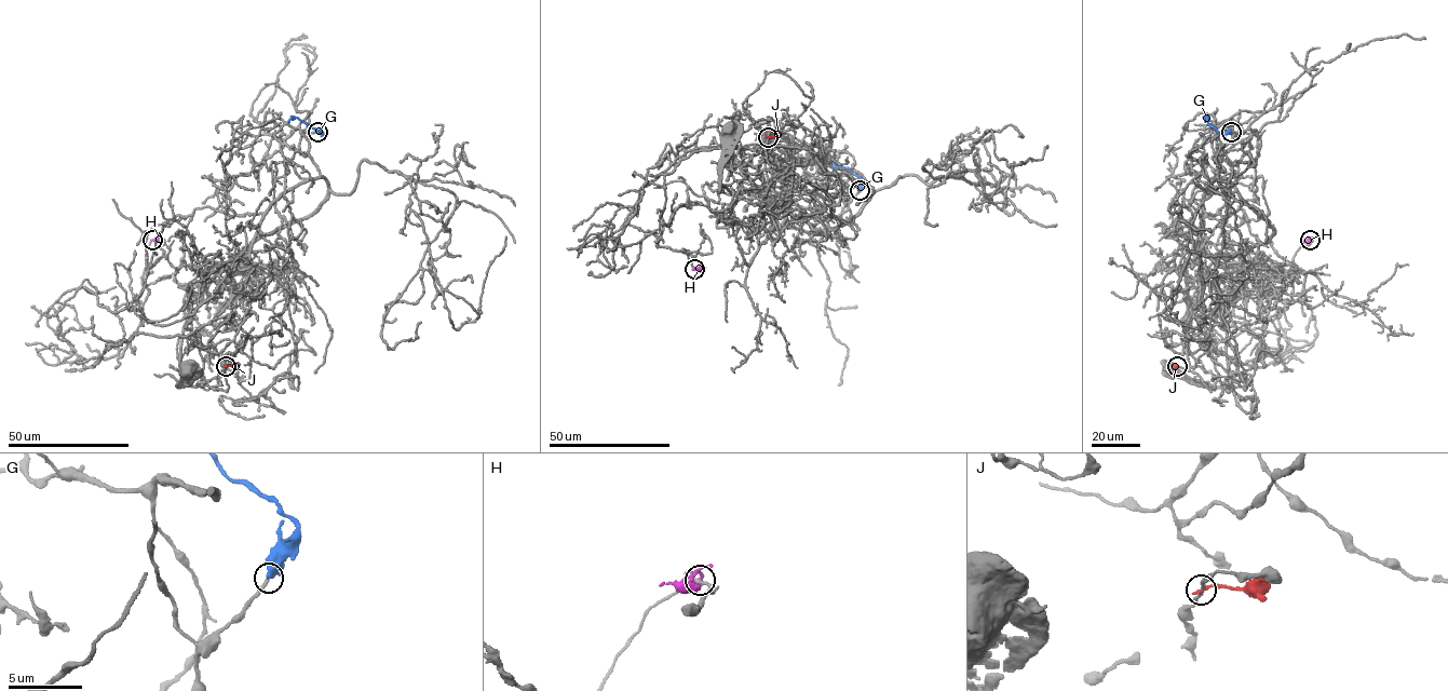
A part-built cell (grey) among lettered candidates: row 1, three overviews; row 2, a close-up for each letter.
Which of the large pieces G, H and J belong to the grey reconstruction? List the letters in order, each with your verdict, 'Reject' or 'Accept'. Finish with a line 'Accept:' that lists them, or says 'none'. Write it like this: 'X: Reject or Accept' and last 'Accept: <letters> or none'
G: Reject
H: Reject
J: Reject
Accept: none

